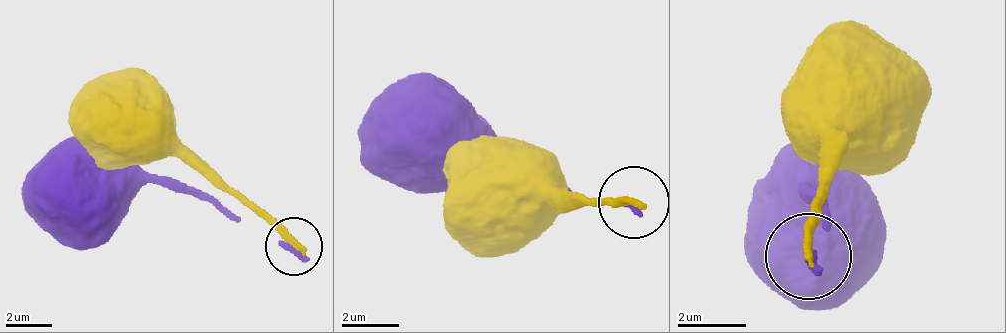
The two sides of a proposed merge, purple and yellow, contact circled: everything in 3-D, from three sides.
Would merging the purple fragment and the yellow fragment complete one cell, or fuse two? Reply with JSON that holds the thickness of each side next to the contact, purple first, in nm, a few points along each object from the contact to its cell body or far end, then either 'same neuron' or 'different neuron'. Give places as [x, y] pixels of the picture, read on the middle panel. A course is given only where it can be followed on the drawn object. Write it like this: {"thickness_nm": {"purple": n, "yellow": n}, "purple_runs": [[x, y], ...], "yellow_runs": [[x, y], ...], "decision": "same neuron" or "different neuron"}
{"thickness_nm": {"purple": 300, "yellow": 280}, "purple_runs": [[636, 200], [566, 198], [529, 166], [448, 166], [436, 150]], "yellow_runs": [[636, 200], [566, 210], [558, 199], [538, 213], [517, 196], [498, 195]], "decision": "different neuron"}

